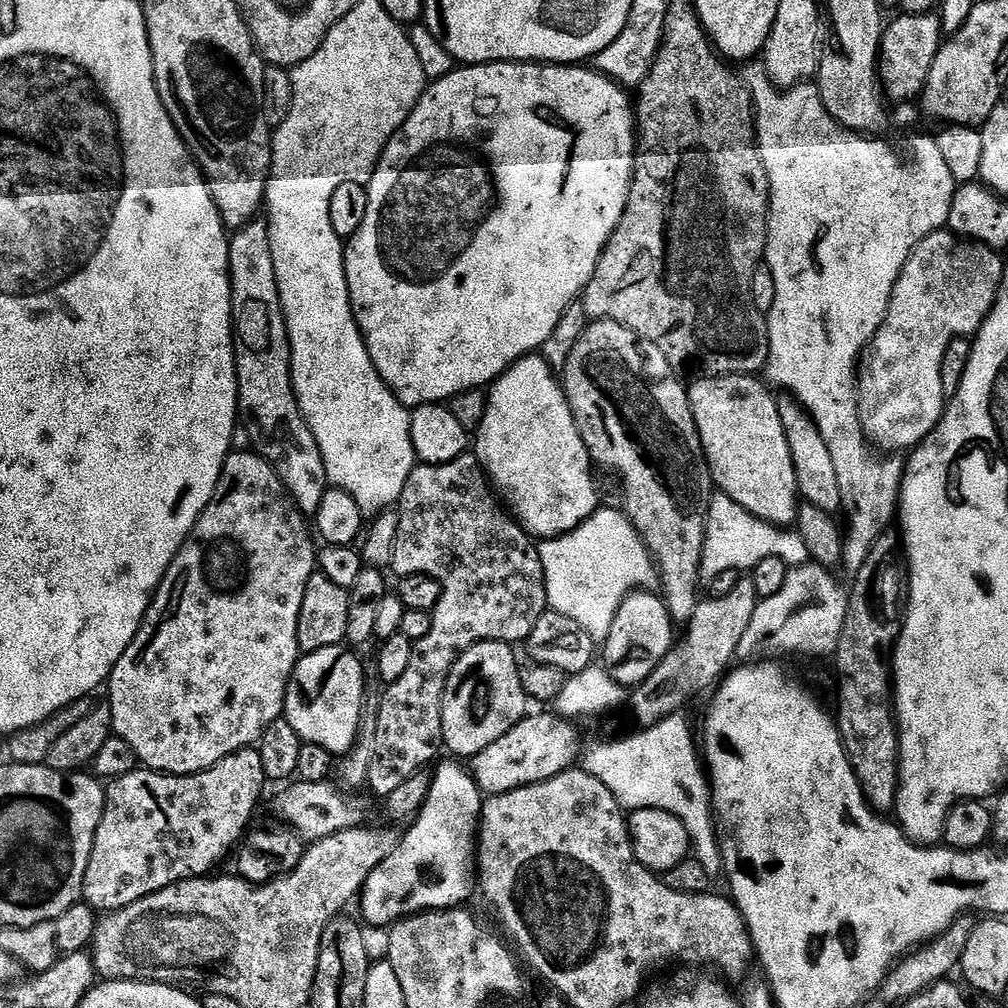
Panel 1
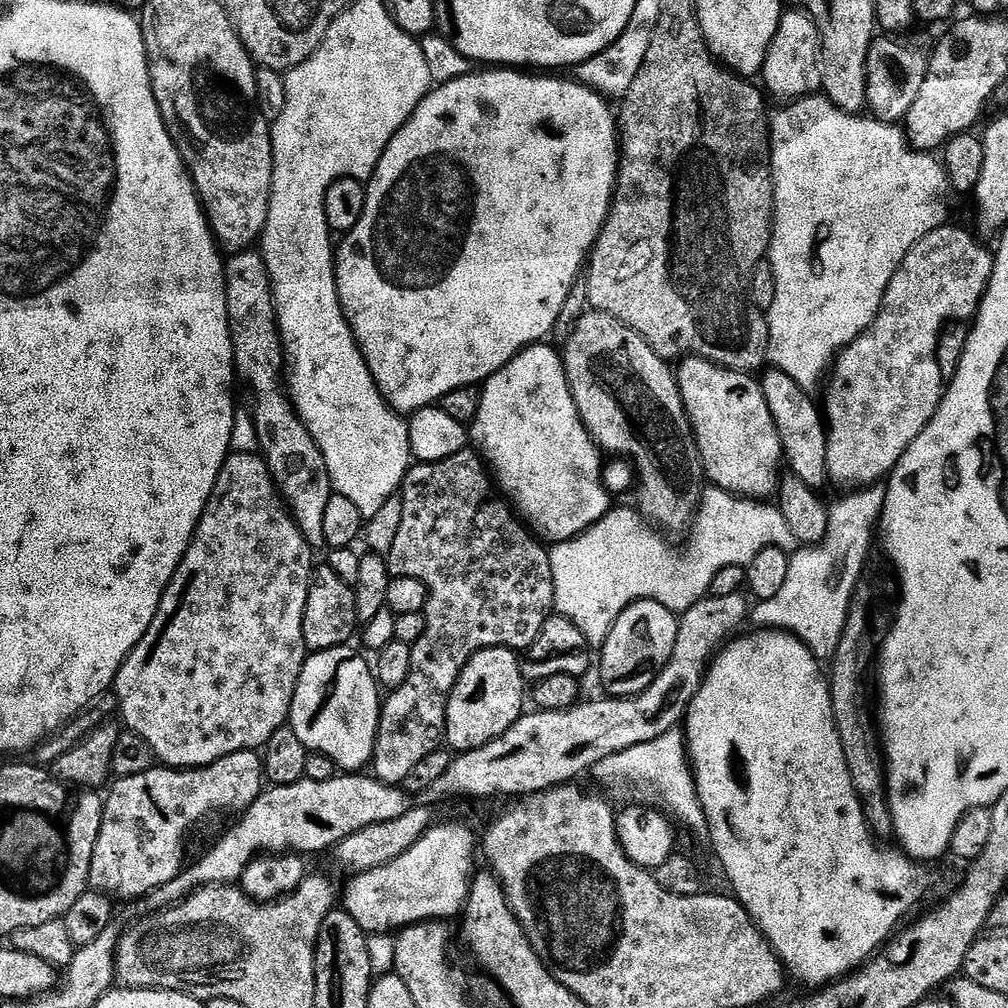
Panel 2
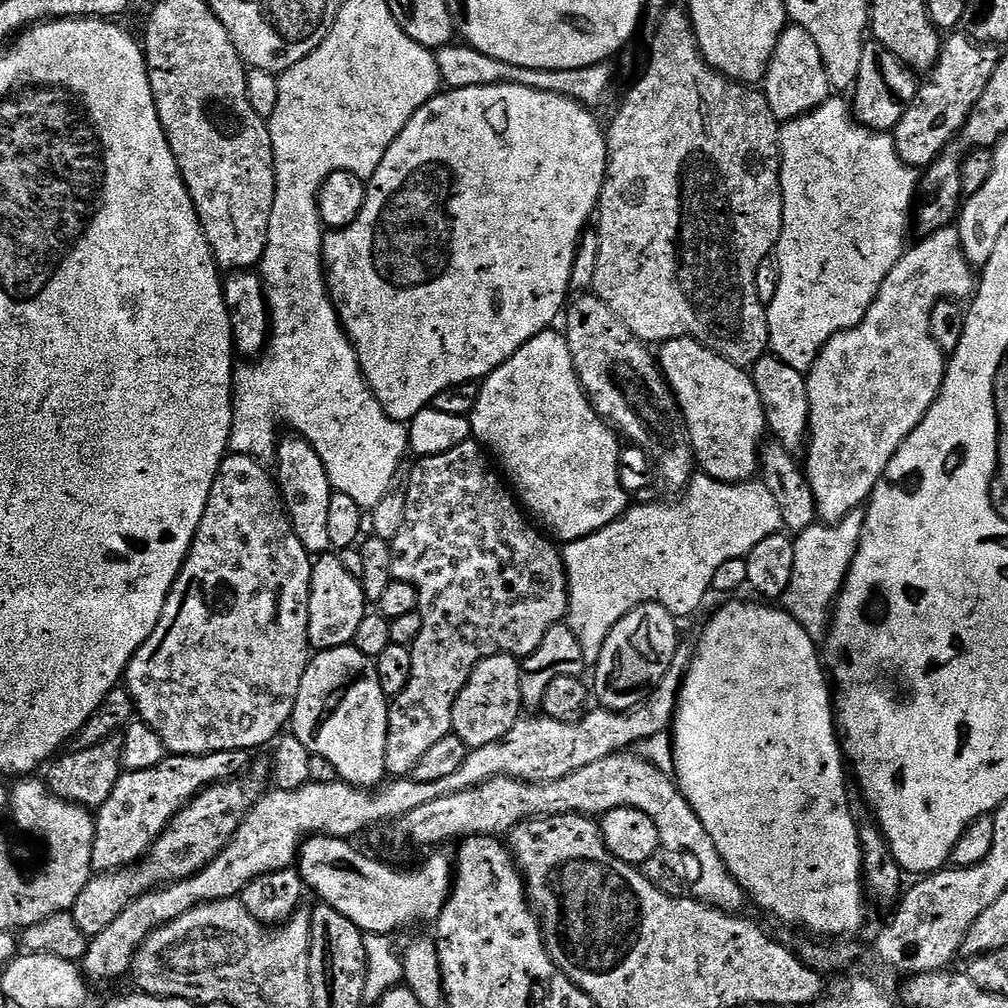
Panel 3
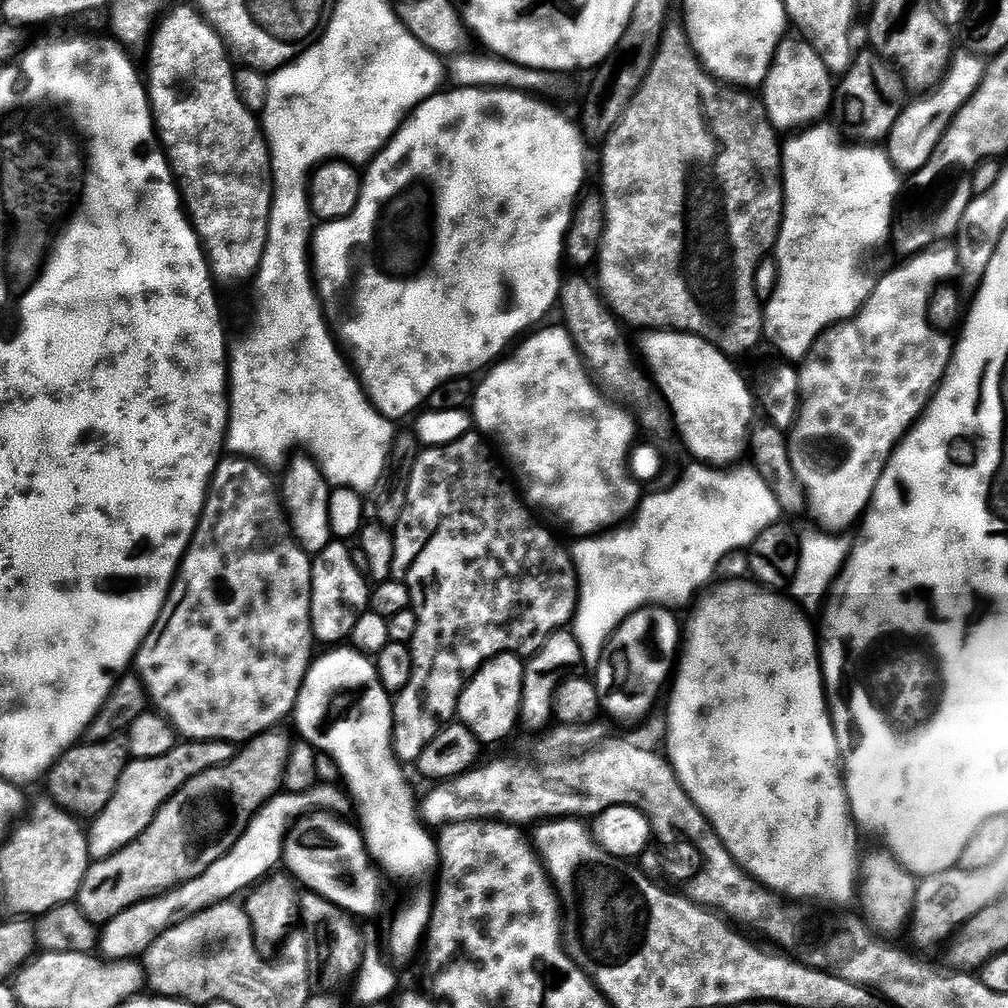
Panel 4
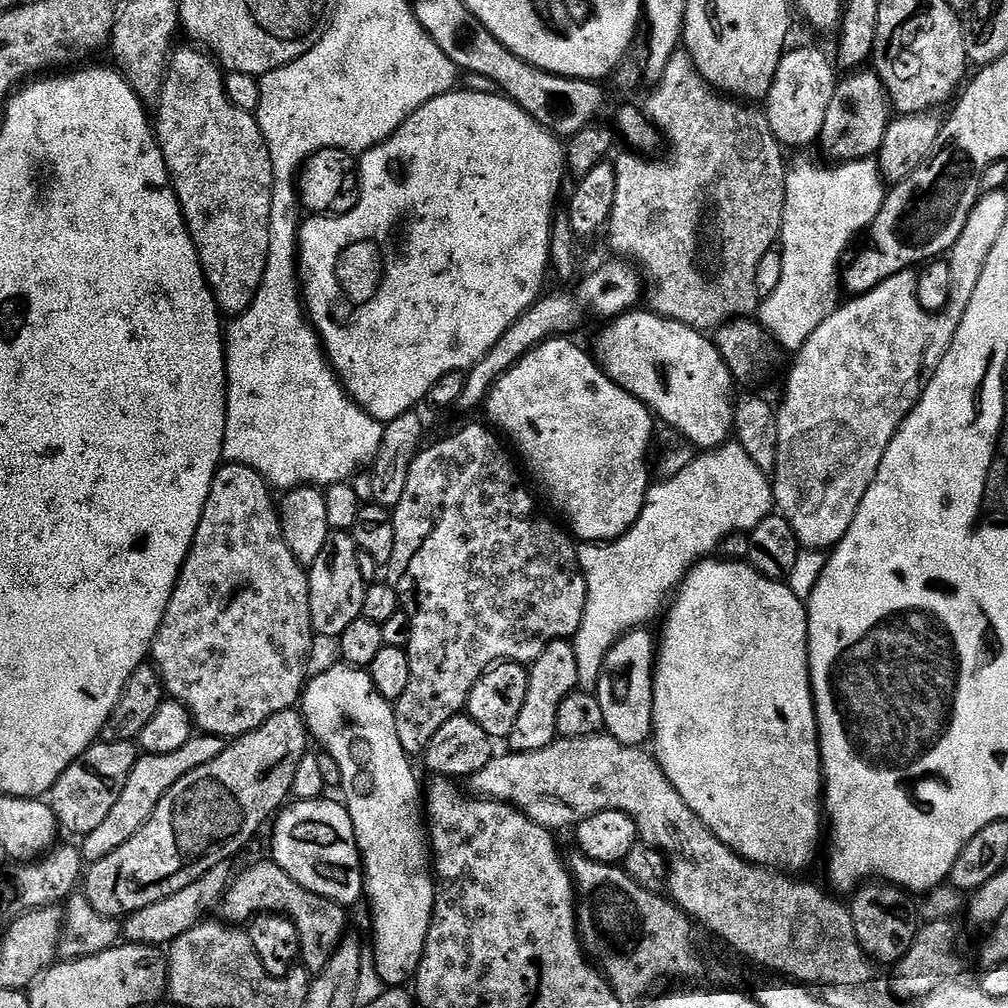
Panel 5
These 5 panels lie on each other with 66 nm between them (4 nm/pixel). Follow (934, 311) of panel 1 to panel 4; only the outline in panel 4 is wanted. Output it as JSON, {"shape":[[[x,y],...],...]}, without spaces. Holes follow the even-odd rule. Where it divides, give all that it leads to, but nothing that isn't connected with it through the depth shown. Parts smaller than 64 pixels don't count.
{"shape":[[[933,246],[911,255],[906,264],[873,285],[870,298],[852,319],[826,329],[799,365],[800,412],[787,433],[788,450],[796,483],[804,492],[807,515],[812,515],[817,529],[844,534],[863,517],[892,451],[919,420],[932,393],[944,379],[954,344],[929,322],[928,304],[933,290],[947,277],[943,268],[946,258],[955,257],[952,246]]]}

